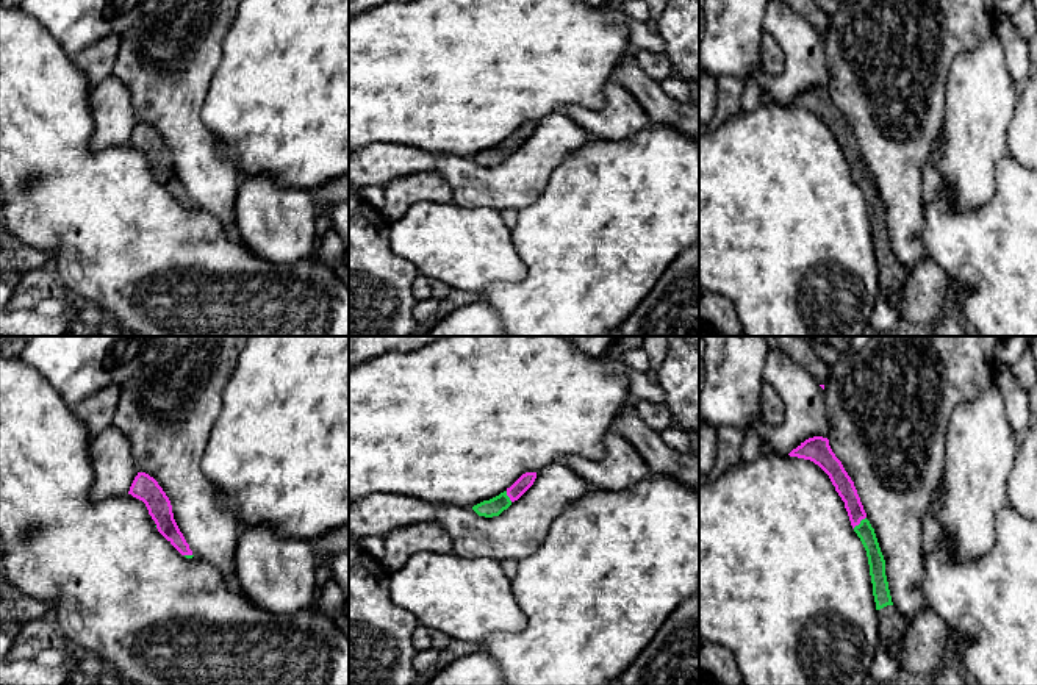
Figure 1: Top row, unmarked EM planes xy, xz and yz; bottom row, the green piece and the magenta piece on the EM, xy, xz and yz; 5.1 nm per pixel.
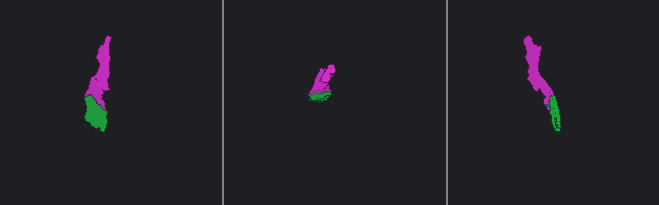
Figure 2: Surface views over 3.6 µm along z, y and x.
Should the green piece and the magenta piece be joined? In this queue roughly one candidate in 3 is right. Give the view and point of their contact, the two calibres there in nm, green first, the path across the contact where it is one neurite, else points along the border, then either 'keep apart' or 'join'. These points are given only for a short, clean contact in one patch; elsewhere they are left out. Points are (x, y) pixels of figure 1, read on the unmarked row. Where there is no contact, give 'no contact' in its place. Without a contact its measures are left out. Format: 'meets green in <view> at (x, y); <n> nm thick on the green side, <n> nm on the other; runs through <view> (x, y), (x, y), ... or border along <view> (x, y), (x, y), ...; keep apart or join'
meets green in yz at (861, 172); 90 nm thick on the green side, 100 nm on the other; runs through yz (865, 182), (861, 172), (843, 135); join

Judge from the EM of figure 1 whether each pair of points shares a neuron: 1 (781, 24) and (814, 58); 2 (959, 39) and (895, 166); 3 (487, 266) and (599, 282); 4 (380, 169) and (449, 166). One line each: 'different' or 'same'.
1: same
2: same
3: different
4: different

